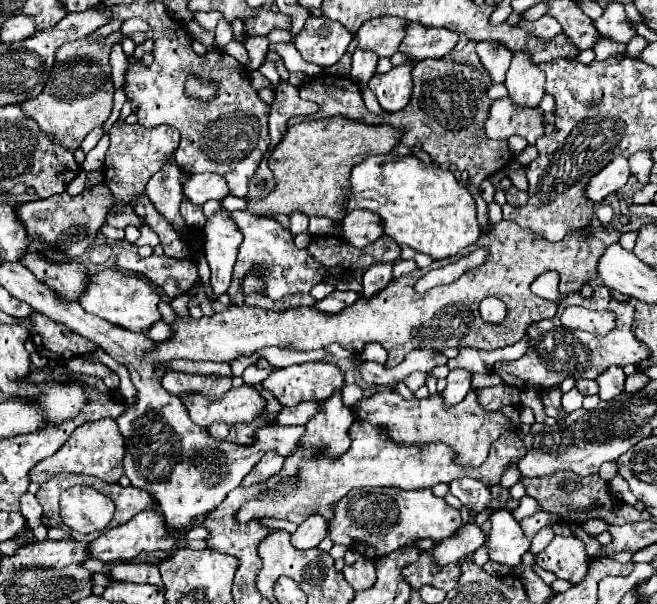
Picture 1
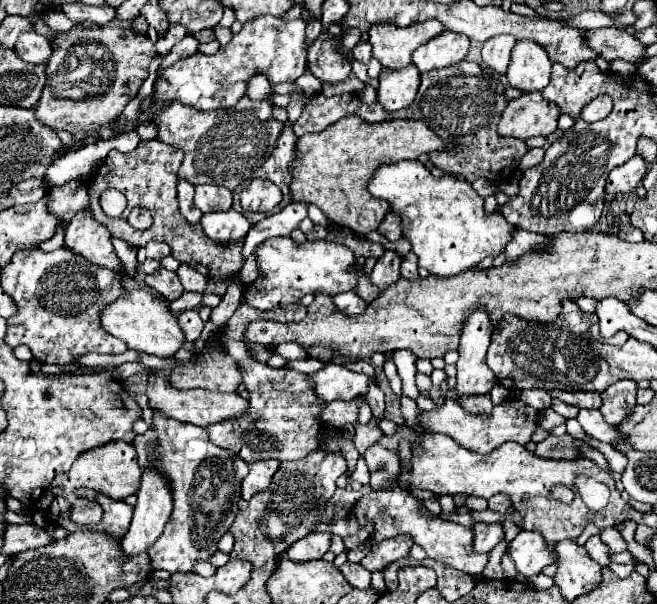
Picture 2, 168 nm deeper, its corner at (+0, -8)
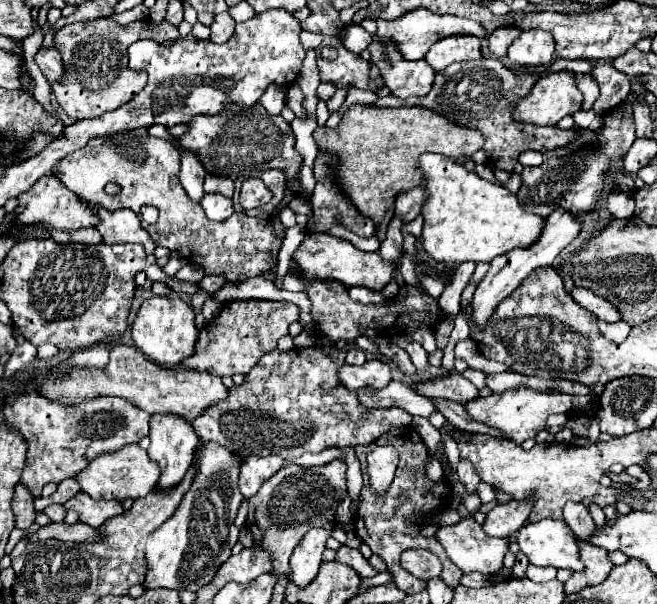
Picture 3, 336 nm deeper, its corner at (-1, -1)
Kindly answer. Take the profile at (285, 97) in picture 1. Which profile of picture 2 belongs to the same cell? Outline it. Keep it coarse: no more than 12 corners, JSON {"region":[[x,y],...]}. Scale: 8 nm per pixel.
{"region":[[291,124],[257,176],[271,180],[283,192],[281,210],[291,200],[291,162],[297,136]]}

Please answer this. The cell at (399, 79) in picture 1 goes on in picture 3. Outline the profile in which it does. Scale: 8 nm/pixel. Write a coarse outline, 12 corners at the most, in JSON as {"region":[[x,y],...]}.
{"region":[[374,34],[370,59],[394,97],[426,95],[434,69]]}

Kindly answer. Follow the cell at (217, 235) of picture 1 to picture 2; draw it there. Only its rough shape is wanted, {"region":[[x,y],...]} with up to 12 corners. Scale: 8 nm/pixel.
{"region":[[233,208],[203,214],[203,232],[215,242],[245,238],[249,220]]}

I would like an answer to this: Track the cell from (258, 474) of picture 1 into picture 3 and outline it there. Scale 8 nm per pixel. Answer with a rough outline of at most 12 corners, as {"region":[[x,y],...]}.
{"region":[[244,459],[240,491],[246,499],[256,495],[284,459]]}

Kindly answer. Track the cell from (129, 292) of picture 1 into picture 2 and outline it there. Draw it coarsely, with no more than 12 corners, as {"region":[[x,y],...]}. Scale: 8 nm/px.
{"region":[[131,290],[101,324],[131,350],[173,358],[185,342],[163,298]]}

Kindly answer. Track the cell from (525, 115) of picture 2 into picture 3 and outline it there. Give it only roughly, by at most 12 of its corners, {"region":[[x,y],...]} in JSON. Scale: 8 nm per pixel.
{"region":[[568,71],[544,75],[512,111],[514,121],[556,125],[580,111]]}

